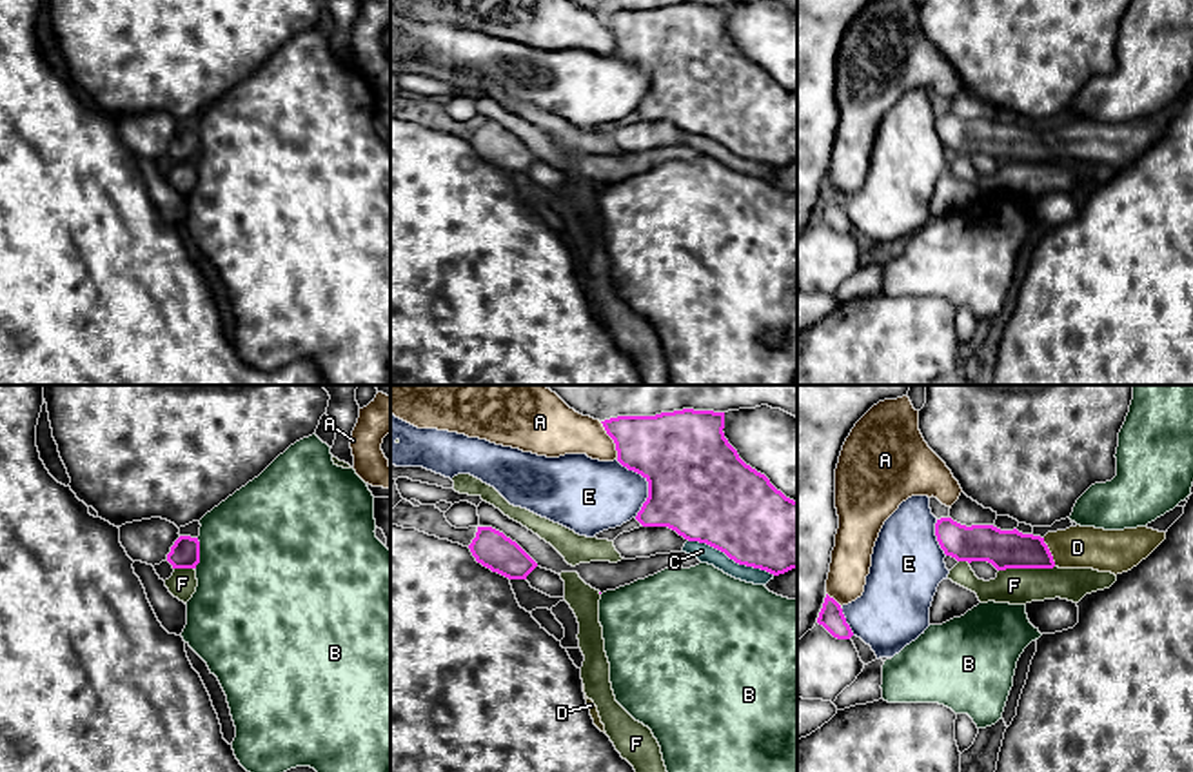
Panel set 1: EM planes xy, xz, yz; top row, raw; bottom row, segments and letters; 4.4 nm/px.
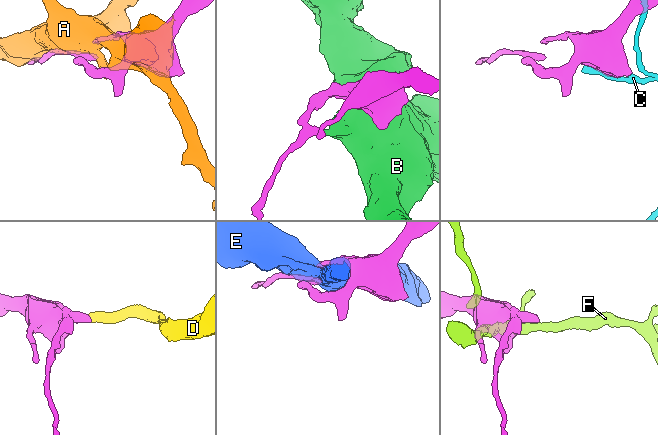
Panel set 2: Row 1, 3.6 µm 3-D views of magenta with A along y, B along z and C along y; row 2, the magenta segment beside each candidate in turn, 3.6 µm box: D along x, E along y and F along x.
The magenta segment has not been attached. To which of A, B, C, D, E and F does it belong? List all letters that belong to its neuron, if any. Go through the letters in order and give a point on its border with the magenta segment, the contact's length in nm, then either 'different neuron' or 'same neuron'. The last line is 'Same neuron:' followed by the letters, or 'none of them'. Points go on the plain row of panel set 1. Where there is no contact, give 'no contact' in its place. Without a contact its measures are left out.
A: meets magenta in xz at (612, 31); contact 190 nm long; different neuron
B: meets magenta in xy at (198, 148); contact 140 nm long; different neuron
C: meets magenta in xz at (732, 151); contact 420 nm long; different neuron
D: meets magenta in yz at (1050, 146); contact 140 nm long; same neuron
E: meets magenta in xz at (649, 77); contact 280 nm long; different neuron
F: meets magenta in yz at (1026, 160); contact 240 nm long; different neuron
Same neuron: D

